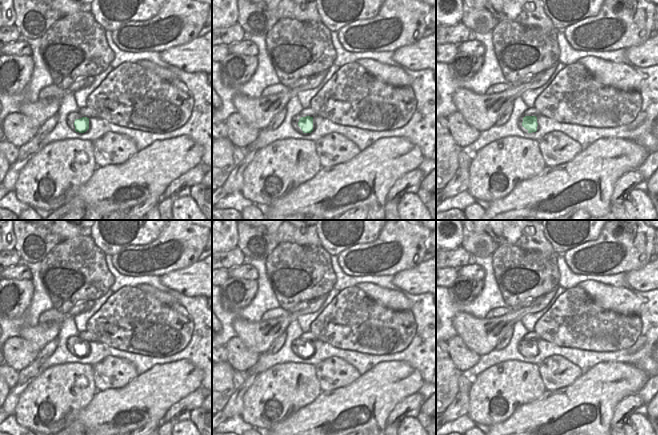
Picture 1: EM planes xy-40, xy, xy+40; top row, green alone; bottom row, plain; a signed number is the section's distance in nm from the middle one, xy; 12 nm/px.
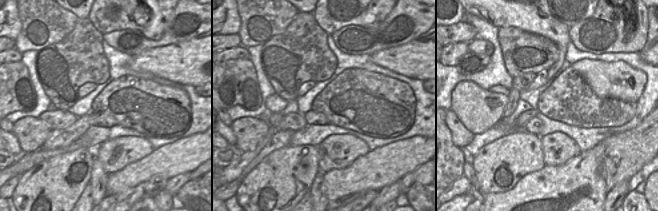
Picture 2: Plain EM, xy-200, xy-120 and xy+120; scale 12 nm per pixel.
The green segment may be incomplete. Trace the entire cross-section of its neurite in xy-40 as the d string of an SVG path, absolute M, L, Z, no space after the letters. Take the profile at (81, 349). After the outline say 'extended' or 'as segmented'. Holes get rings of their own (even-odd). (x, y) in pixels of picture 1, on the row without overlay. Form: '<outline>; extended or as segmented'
M71 336L67 340L67 349L78 357L84 357L89 353L89 342L78 336Z; extended

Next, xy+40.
M522 339L519 343L518 350L524 357L536 356L538 350L537 341Z; extended

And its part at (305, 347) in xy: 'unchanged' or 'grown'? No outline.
grown

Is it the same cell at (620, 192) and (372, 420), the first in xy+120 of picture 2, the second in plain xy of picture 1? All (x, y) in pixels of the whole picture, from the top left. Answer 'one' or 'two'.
two

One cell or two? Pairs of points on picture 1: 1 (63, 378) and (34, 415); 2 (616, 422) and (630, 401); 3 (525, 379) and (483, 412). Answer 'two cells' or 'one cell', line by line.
1: one cell
2: one cell
3: one cell

